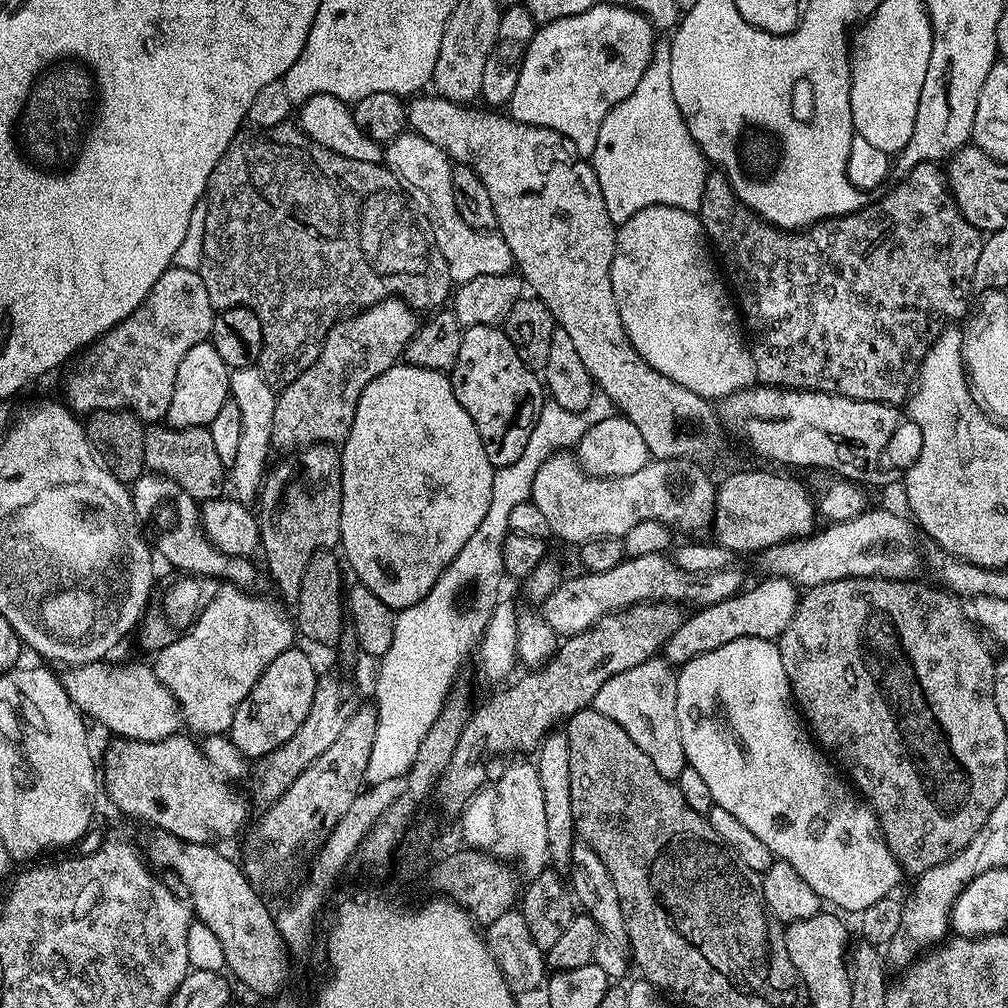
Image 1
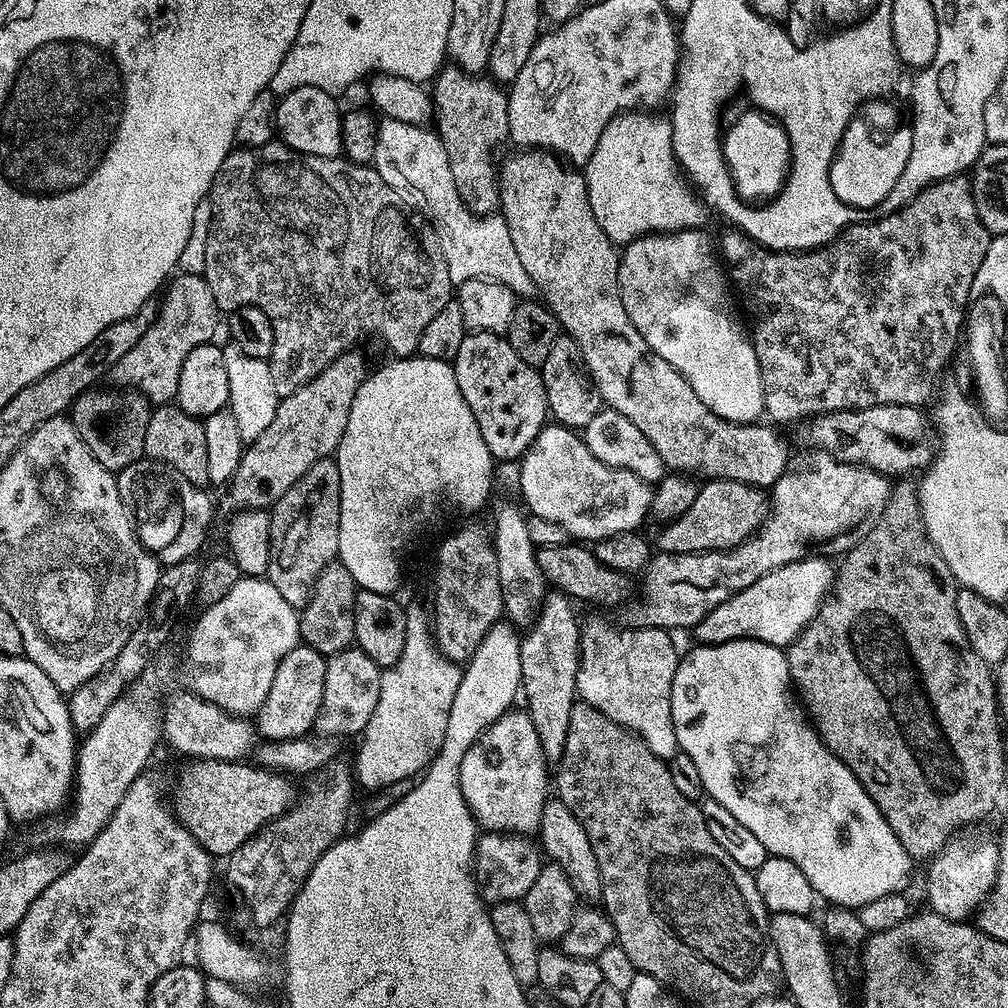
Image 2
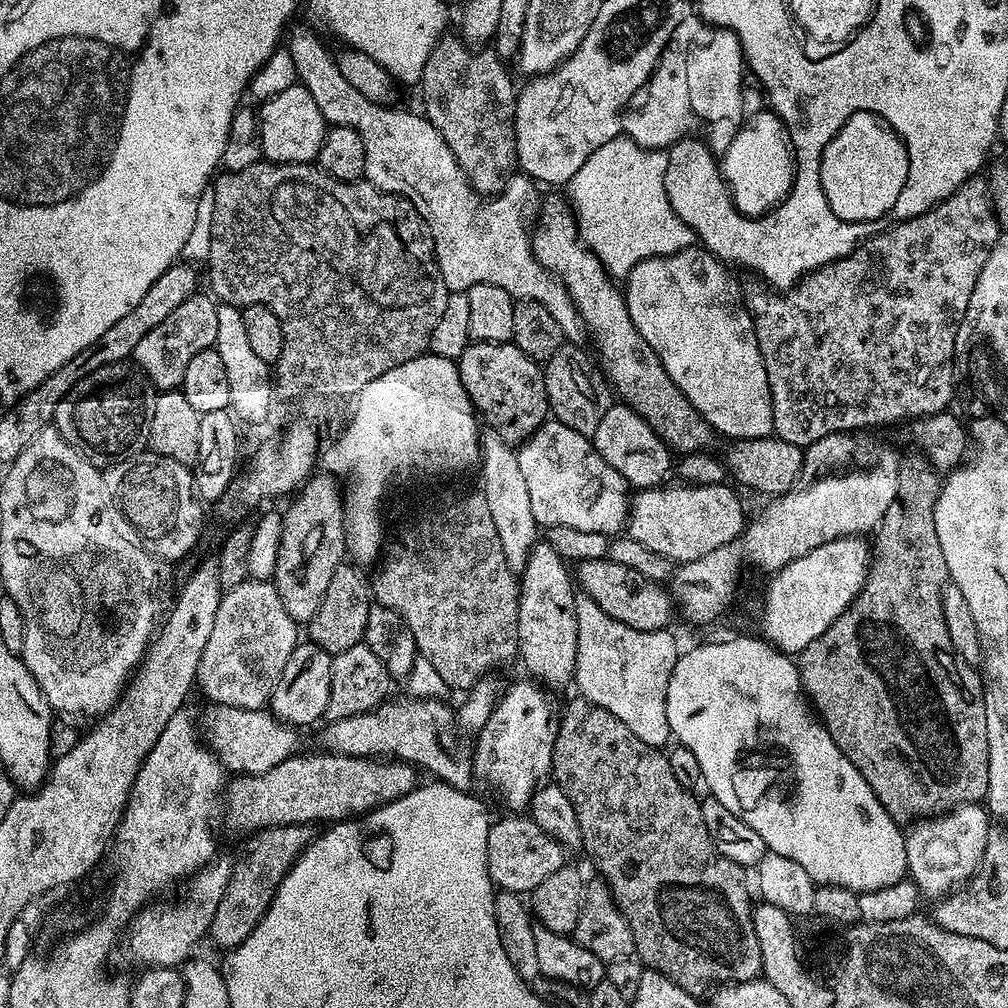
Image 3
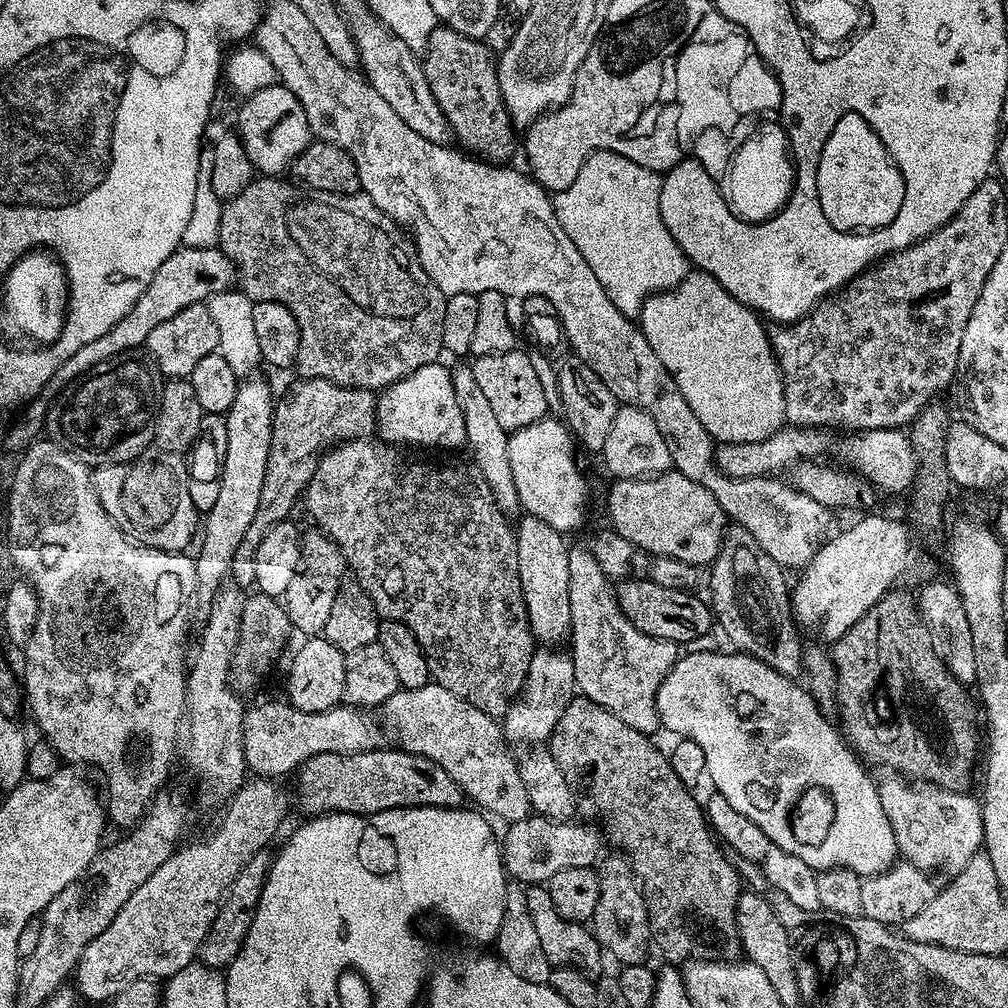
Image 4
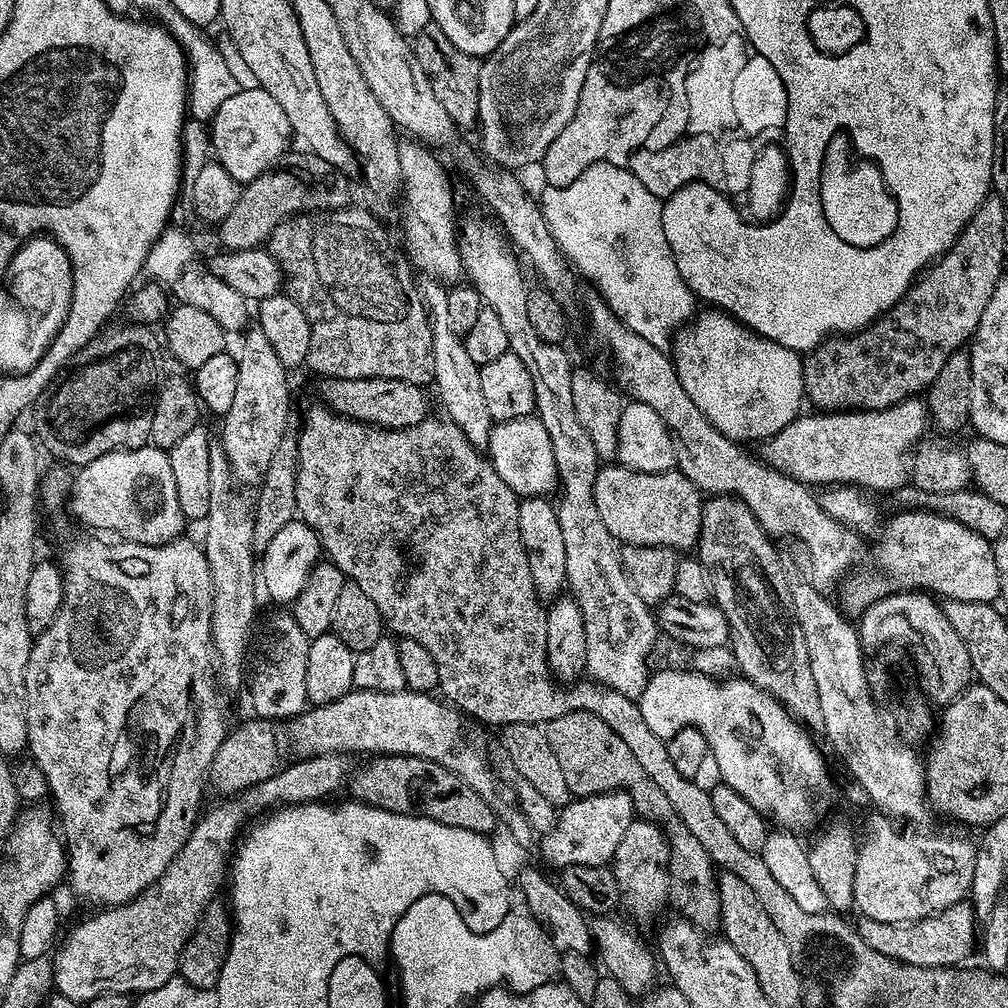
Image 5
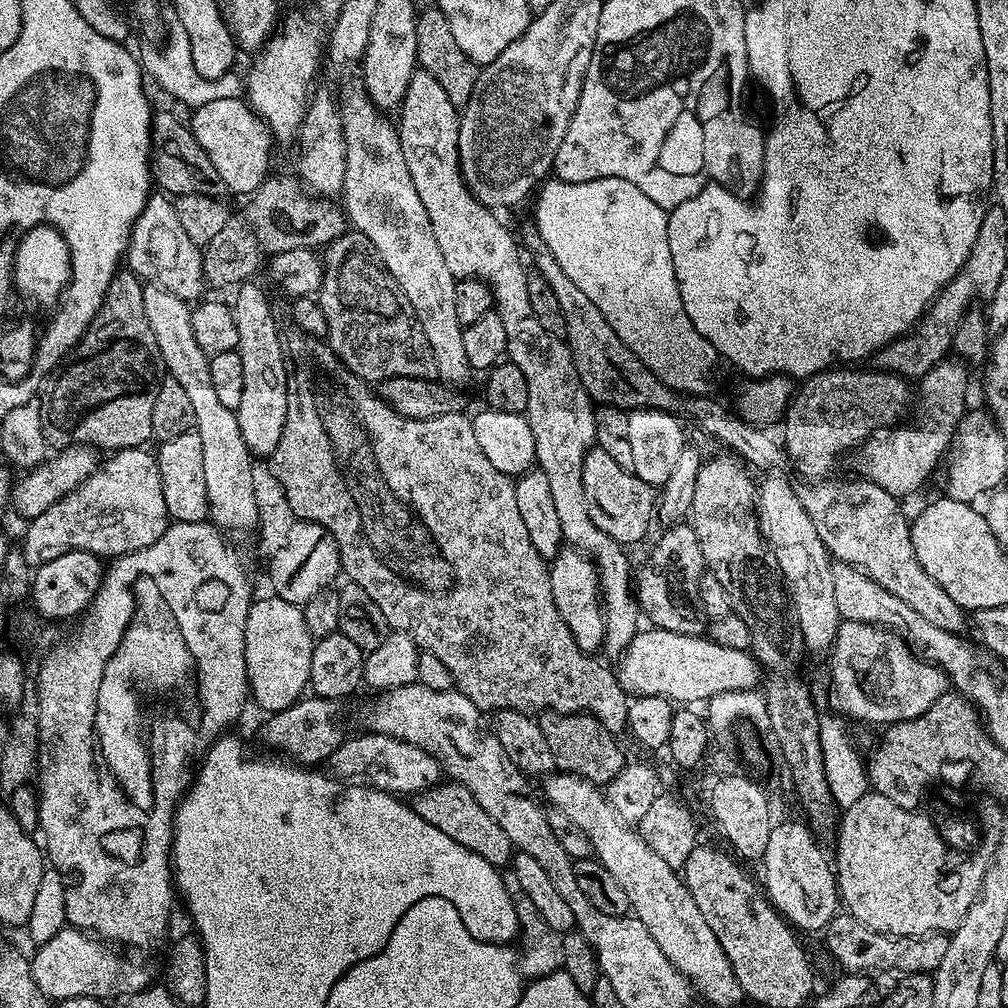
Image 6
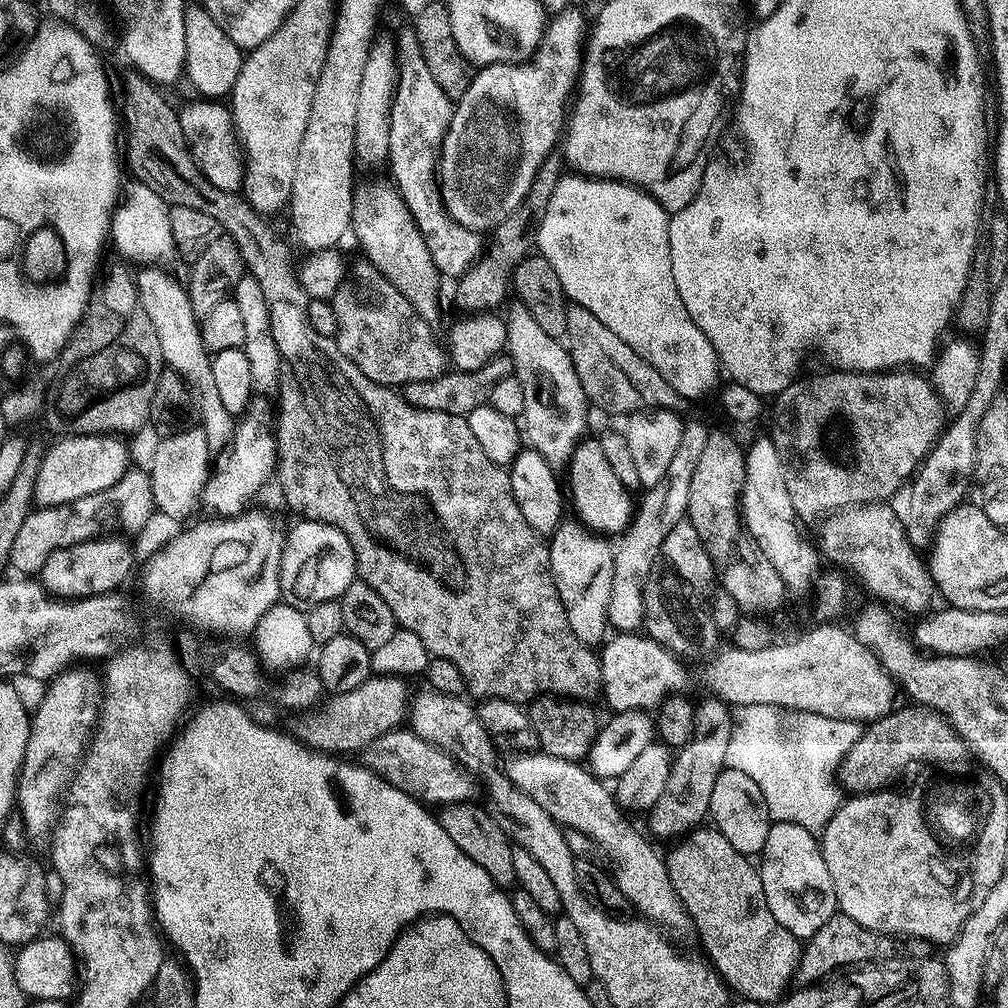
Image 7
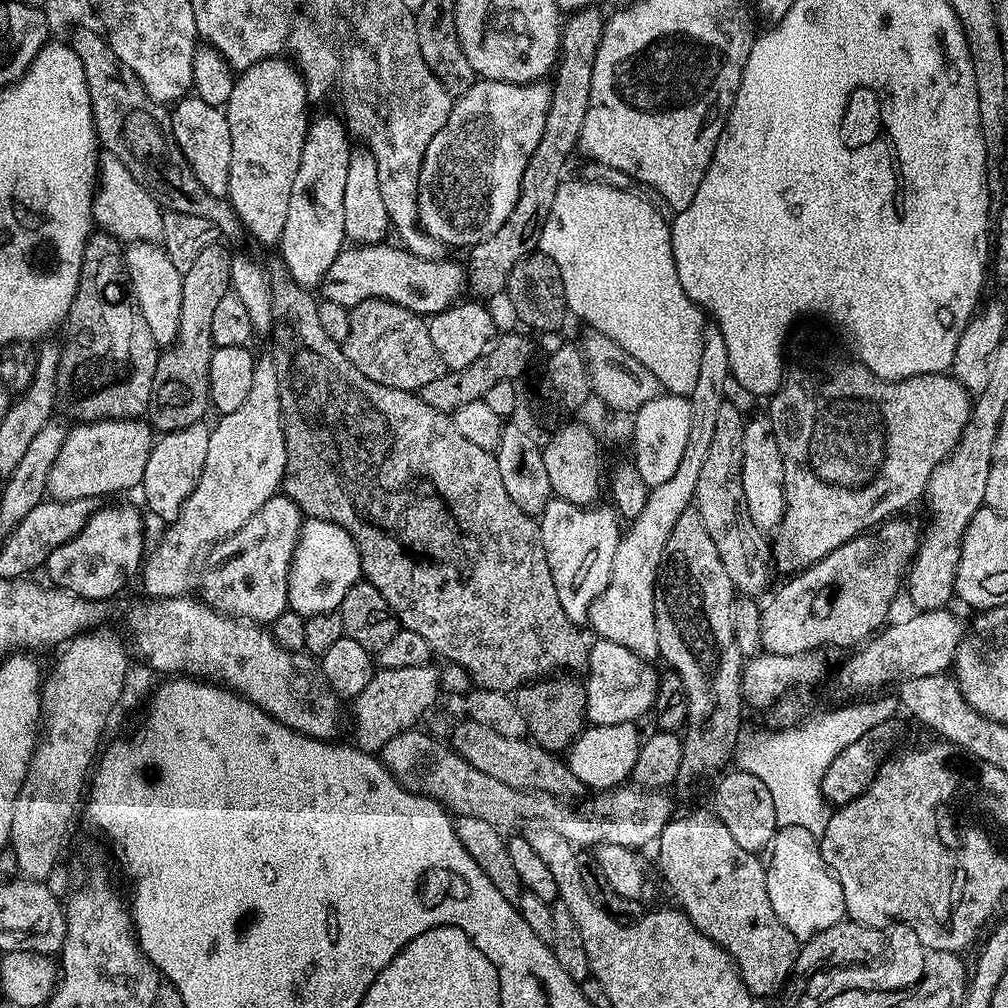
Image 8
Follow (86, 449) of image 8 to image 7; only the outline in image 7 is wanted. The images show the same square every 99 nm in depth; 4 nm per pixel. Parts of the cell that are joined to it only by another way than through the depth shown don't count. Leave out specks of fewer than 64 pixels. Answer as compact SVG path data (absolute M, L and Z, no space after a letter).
M116 434L103 436L74 436L60 438L57 444L48 444L42 466L38 470L35 503L41 508L62 506L78 498L93 496L110 490L130 471L128 448Z

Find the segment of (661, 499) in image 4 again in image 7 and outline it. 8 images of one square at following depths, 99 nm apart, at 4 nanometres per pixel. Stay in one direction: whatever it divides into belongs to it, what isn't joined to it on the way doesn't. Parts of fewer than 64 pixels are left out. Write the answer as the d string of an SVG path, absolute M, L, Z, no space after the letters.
M584 438L577 443L573 448L570 459L567 461L566 469L568 468L568 484L566 480L566 488L570 493L570 504L576 507L575 515L578 517L581 524L585 528L590 528L598 534L619 534L628 526L630 519L630 504L628 508L629 491L624 489L622 484L618 482L618 478L614 475L614 470L610 467L610 462L606 462L606 454L602 454L602 446L599 439L593 438L588 440Z

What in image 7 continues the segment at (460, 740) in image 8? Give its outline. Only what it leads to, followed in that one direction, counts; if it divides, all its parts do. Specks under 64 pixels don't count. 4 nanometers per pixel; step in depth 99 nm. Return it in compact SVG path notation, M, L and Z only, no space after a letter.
M533 750L520 752L505 763L503 761L502 771L519 792L534 798L534 802L538 802L546 814L555 818L557 824L592 837L605 853L612 855L618 863L616 872L614 868L616 884L641 917L660 926L685 919L686 913L680 907L680 899L670 882L665 857L661 853L659 856L652 849L653 841L647 835L644 837L624 817L627 816L625 809L617 804L613 789L583 763Z

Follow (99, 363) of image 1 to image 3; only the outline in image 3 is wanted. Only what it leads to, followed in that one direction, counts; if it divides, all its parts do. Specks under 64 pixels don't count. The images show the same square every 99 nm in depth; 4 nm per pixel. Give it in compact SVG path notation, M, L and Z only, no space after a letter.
M197 294L186 298L186 302L182 302L182 306L174 310L174 314L168 315L160 325L154 326L154 330L150 330L150 334L146 334L146 338L142 338L138 346L134 346L131 359L136 360L137 366L141 368L137 369L143 373L153 389L171 392L183 385L186 366L190 366L190 361L197 354L209 351L215 345L217 338L217 301L211 295Z

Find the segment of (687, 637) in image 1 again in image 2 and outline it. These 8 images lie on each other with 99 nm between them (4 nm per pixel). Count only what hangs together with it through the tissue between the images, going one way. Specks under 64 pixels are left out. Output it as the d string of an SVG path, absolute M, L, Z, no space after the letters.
M812 559L795 560L778 570L770 570L770 574L766 574L766 578L758 578L754 586L746 586L746 590L734 594L734 598L722 602L722 606L714 606L714 610L696 624L695 643L703 646L725 644L731 640L757 640L787 649L816 617L838 576L837 569L831 568L826 561Z

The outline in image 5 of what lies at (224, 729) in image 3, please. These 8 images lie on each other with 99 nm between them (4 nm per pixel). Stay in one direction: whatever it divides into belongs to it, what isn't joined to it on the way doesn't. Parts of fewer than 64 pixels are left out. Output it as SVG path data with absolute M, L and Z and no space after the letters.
M353 690L345 694L342 698L338 698L334 702L329 704L317 704L315 706L309 707L307 710L300 713L295 719L291 721L290 726L292 726L292 736L296 739L296 756L300 758L307 758L309 756L325 756L326 754L334 754L335 752L342 752L345 754L357 754L356 752L372 752L370 754L383 754L385 756L413 756L414 758L429 759L430 762L437 763L438 766L445 767L446 770L452 771L455 775L466 782L466 785L470 786L475 793L480 794L482 798L491 806L496 814L497 821L501 825L509 828L510 833L518 840L520 844L525 846L531 845L530 842L534 840L534 833L527 822L526 818L523 816L523 812L516 802L516 796L512 791L511 787L507 783L504 784L502 781L496 777L496 772L492 769L492 764L488 761L488 752L484 749L484 736L479 732L481 729L468 728L469 721L465 719L463 715L453 705L445 702L443 699L437 698L435 695L426 692L409 692L407 690L402 692L362 692L359 690Z

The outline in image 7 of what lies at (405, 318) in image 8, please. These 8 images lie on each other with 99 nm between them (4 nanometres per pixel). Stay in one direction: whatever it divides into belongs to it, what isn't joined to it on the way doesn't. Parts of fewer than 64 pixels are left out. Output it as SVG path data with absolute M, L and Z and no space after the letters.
M389 282L383 284L364 284L361 288L348 288L336 293L332 300L336 327L338 329L338 343L342 354L366 374L376 384L389 386L403 386L410 382L426 382L426 378L438 378L446 370L446 352L436 341L432 333L433 325L420 315L419 310Z

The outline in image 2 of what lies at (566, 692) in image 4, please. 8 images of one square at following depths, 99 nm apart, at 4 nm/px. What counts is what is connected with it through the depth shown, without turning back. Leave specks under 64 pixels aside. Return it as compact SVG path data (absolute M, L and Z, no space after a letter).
M509 710L488 725L474 746L466 750L460 767L462 798L468 803L472 817L484 832L510 832L536 834L540 831L540 819L544 802L550 792L550 765L544 758L538 730L527 711Z

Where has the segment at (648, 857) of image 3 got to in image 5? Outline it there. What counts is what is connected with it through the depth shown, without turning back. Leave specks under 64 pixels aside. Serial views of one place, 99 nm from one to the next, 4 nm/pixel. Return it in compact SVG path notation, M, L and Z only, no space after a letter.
M589 712L562 714L562 718L548 721L546 731L550 750L554 750L558 762L562 762L562 774L573 797L597 796L599 792L623 790L630 794L639 819L651 820L653 824L663 827L670 849L670 904L690 923L704 930L715 929L720 922L717 869L710 854L702 850L698 838L694 838L694 834L690 834L690 830L677 818L674 806L670 806L670 798L666 798L666 794L662 794L662 790L650 782L646 770L638 766L638 758L630 754L630 746L626 746L626 742L622 742L622 738L618 738L618 734L614 734L606 722L602 722L602 718Z

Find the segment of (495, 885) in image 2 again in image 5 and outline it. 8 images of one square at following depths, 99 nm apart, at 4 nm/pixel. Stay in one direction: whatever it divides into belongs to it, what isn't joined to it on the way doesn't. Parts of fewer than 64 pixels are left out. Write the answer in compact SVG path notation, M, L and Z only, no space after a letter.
M623 790L569 799L559 809L556 827L539 837L540 852L545 862L553 864L556 870L566 866L611 865L614 850L618 850L618 842L622 842L622 834L626 834L630 822L635 819L636 807L632 805L630 794Z

